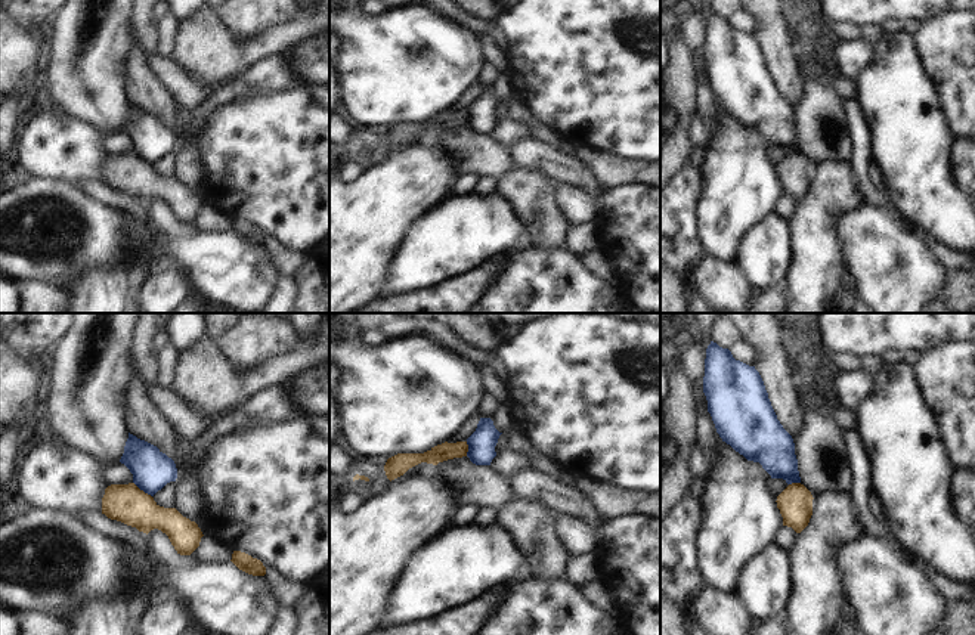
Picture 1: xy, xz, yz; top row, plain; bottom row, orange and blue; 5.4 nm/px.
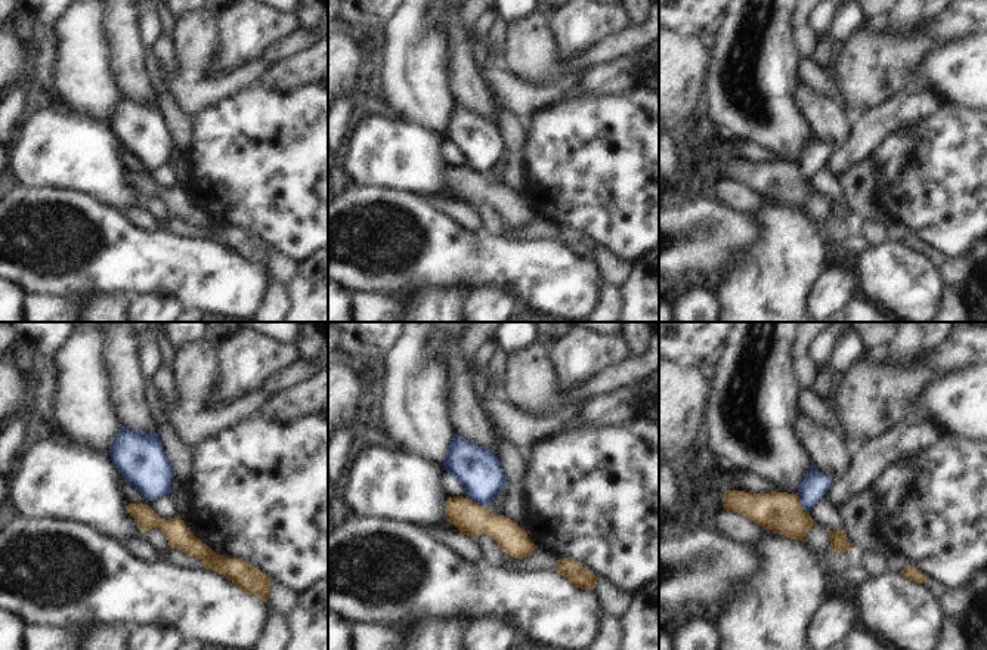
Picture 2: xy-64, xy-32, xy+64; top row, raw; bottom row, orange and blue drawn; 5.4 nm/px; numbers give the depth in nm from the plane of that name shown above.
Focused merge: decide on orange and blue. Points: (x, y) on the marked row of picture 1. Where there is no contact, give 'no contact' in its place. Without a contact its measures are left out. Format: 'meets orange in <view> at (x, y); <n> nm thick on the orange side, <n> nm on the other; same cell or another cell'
meets orange in xy at (142, 491); 200 nm thick on the orange side, 220 nm on the other; another cell

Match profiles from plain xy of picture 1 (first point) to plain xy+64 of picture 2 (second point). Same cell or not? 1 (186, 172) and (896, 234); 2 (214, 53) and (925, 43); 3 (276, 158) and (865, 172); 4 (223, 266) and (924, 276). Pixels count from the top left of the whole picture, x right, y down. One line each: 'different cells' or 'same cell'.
1: same cell
2: same cell
3: different cells
4: same cell

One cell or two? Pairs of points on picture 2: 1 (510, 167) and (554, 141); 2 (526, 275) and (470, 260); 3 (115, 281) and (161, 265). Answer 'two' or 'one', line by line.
1: two
2: one
3: one

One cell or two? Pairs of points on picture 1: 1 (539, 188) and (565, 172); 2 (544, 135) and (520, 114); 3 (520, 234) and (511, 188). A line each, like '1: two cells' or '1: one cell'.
1: two cells
2: one cell
3: two cells

